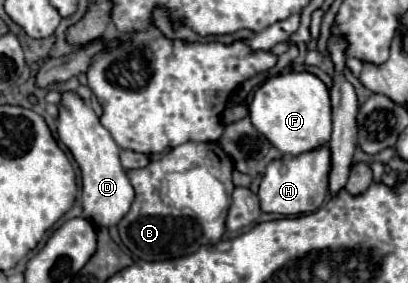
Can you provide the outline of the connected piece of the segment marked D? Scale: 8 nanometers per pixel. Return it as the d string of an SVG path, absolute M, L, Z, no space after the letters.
M72 90L62 92L62 100L58 104L58 138L72 152L82 172L84 218L98 226L118 224L134 200L134 188L120 164L118 144L100 124L100 118L94 114L94 110Z

